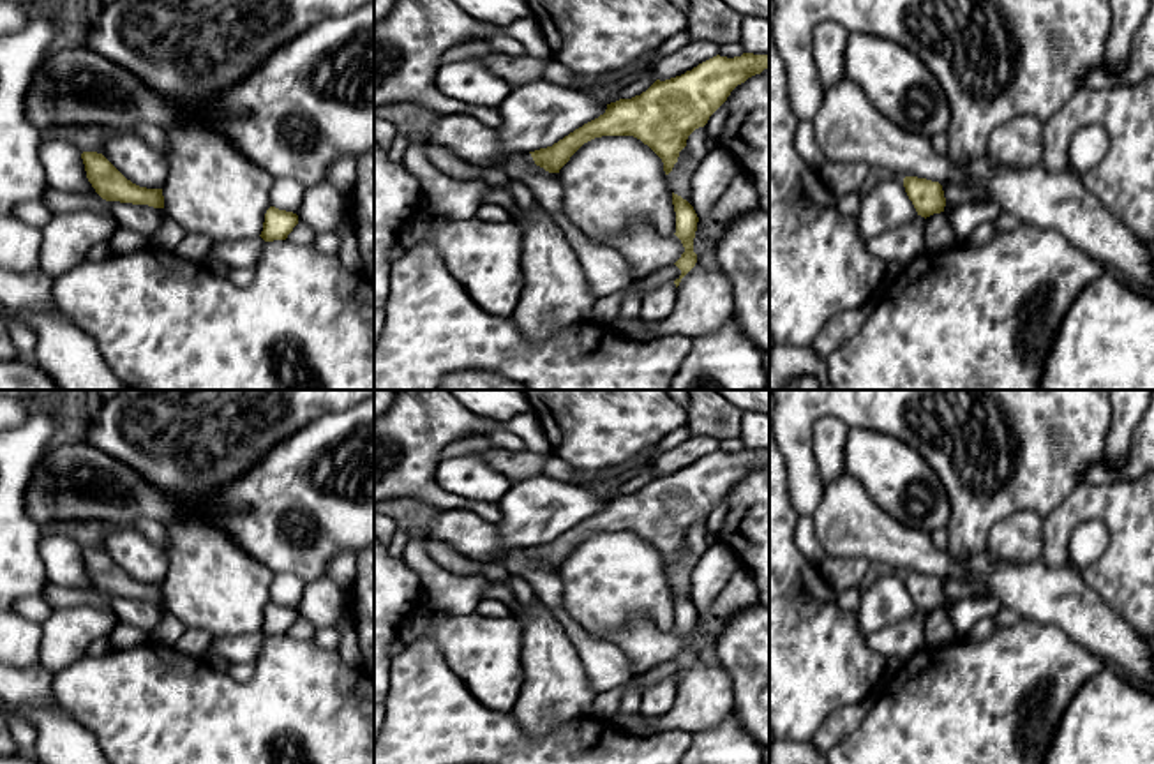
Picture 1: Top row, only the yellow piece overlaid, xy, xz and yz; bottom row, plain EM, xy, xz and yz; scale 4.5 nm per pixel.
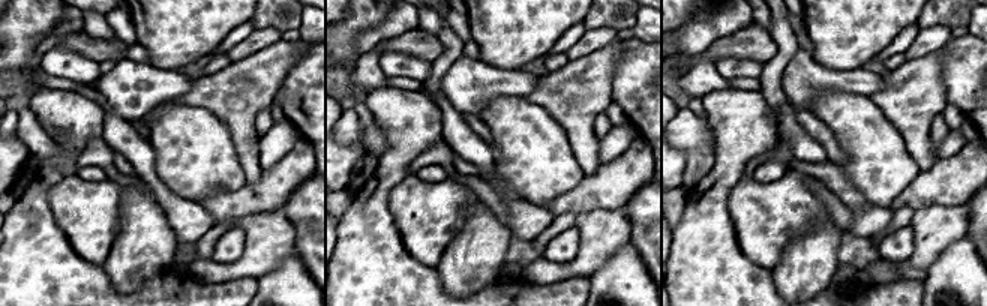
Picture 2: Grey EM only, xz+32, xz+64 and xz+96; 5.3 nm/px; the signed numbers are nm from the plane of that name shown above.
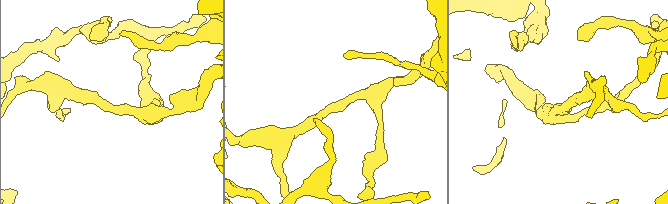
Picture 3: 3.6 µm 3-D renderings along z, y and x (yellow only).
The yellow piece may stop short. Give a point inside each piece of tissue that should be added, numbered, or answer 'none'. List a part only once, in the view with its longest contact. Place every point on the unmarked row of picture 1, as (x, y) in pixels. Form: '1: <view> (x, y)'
none

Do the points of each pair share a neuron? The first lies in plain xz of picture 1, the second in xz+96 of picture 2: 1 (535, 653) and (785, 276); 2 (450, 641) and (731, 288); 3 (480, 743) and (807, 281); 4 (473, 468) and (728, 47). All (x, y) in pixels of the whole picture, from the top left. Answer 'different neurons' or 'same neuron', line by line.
1: same neuron
2: different neurons
3: different neurons
4: different neurons

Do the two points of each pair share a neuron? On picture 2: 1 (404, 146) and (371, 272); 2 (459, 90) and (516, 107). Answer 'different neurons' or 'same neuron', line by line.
1: same neuron
2: different neurons

